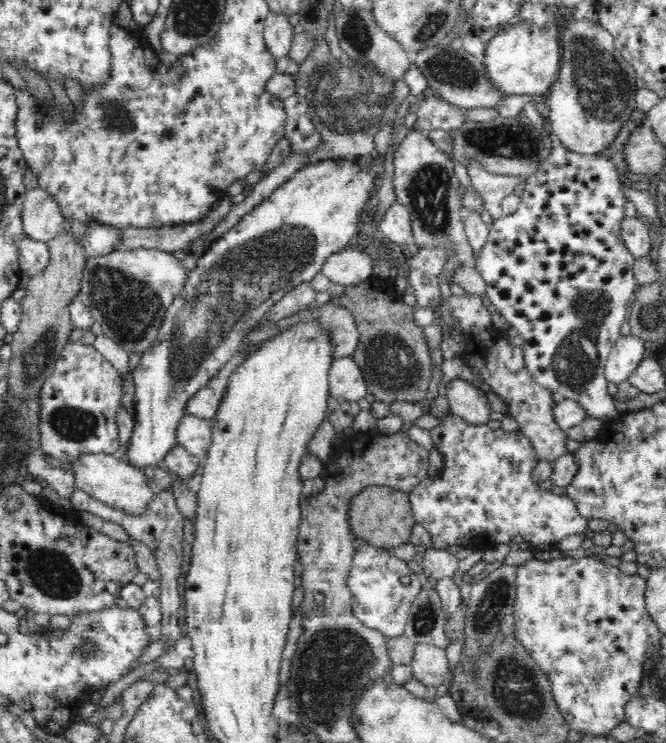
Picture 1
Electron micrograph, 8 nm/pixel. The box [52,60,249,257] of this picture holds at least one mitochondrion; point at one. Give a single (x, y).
(116, 118)

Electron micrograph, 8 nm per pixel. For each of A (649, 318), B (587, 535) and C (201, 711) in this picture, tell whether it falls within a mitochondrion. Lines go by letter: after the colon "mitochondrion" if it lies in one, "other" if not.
A: mitochondrion
B: other
C: other

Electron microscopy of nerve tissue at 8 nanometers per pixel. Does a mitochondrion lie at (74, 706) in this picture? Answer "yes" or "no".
no

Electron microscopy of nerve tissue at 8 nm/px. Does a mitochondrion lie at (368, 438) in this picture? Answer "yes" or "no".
no

